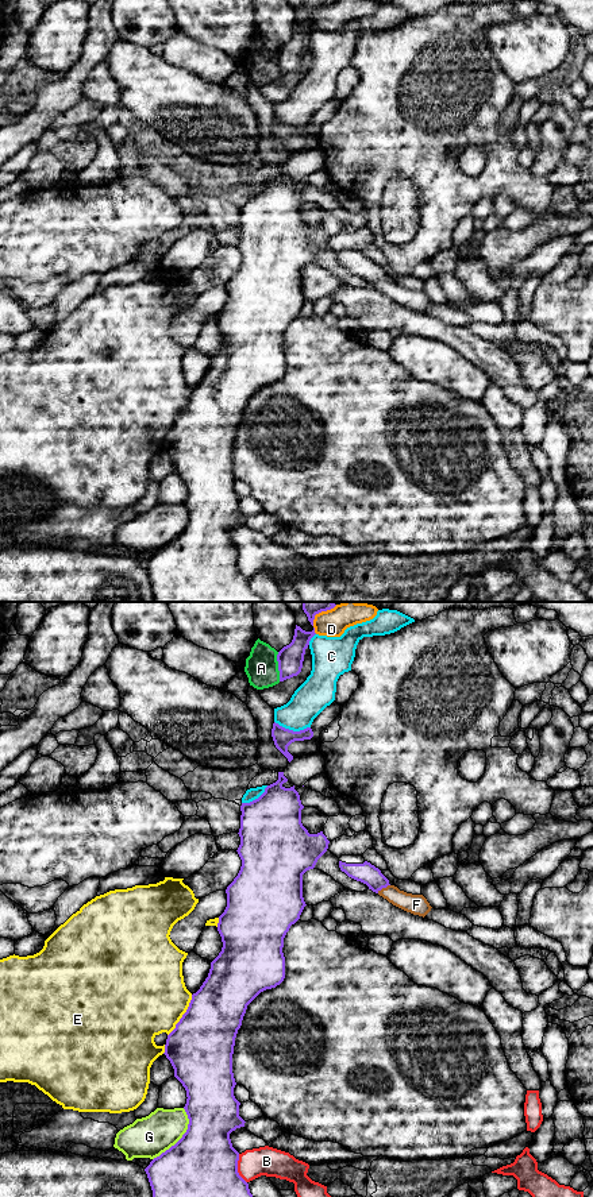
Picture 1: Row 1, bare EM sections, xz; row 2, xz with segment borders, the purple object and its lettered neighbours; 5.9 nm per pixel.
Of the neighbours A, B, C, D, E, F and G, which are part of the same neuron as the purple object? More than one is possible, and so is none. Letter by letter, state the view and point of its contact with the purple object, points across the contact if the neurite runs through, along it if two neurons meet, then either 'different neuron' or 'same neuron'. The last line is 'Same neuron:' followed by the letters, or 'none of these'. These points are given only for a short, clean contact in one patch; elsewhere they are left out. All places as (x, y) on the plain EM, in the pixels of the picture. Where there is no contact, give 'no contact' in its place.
A: xz (278, 62) | different neuron
B: xz (237, 564) | along xz (238, 549), (238, 570), (246, 578) | different neuron
C: xz (292, 126) | different neuron
D: xz (316, 8) | different neuron
E: xz (183, 410) | different neuron
F: xz (382, 282) | across xz (366, 269), (382, 282), (395, 292), (416, 300) | same neuron
G: xz (183, 532) | different neuron
Same neuron: F

